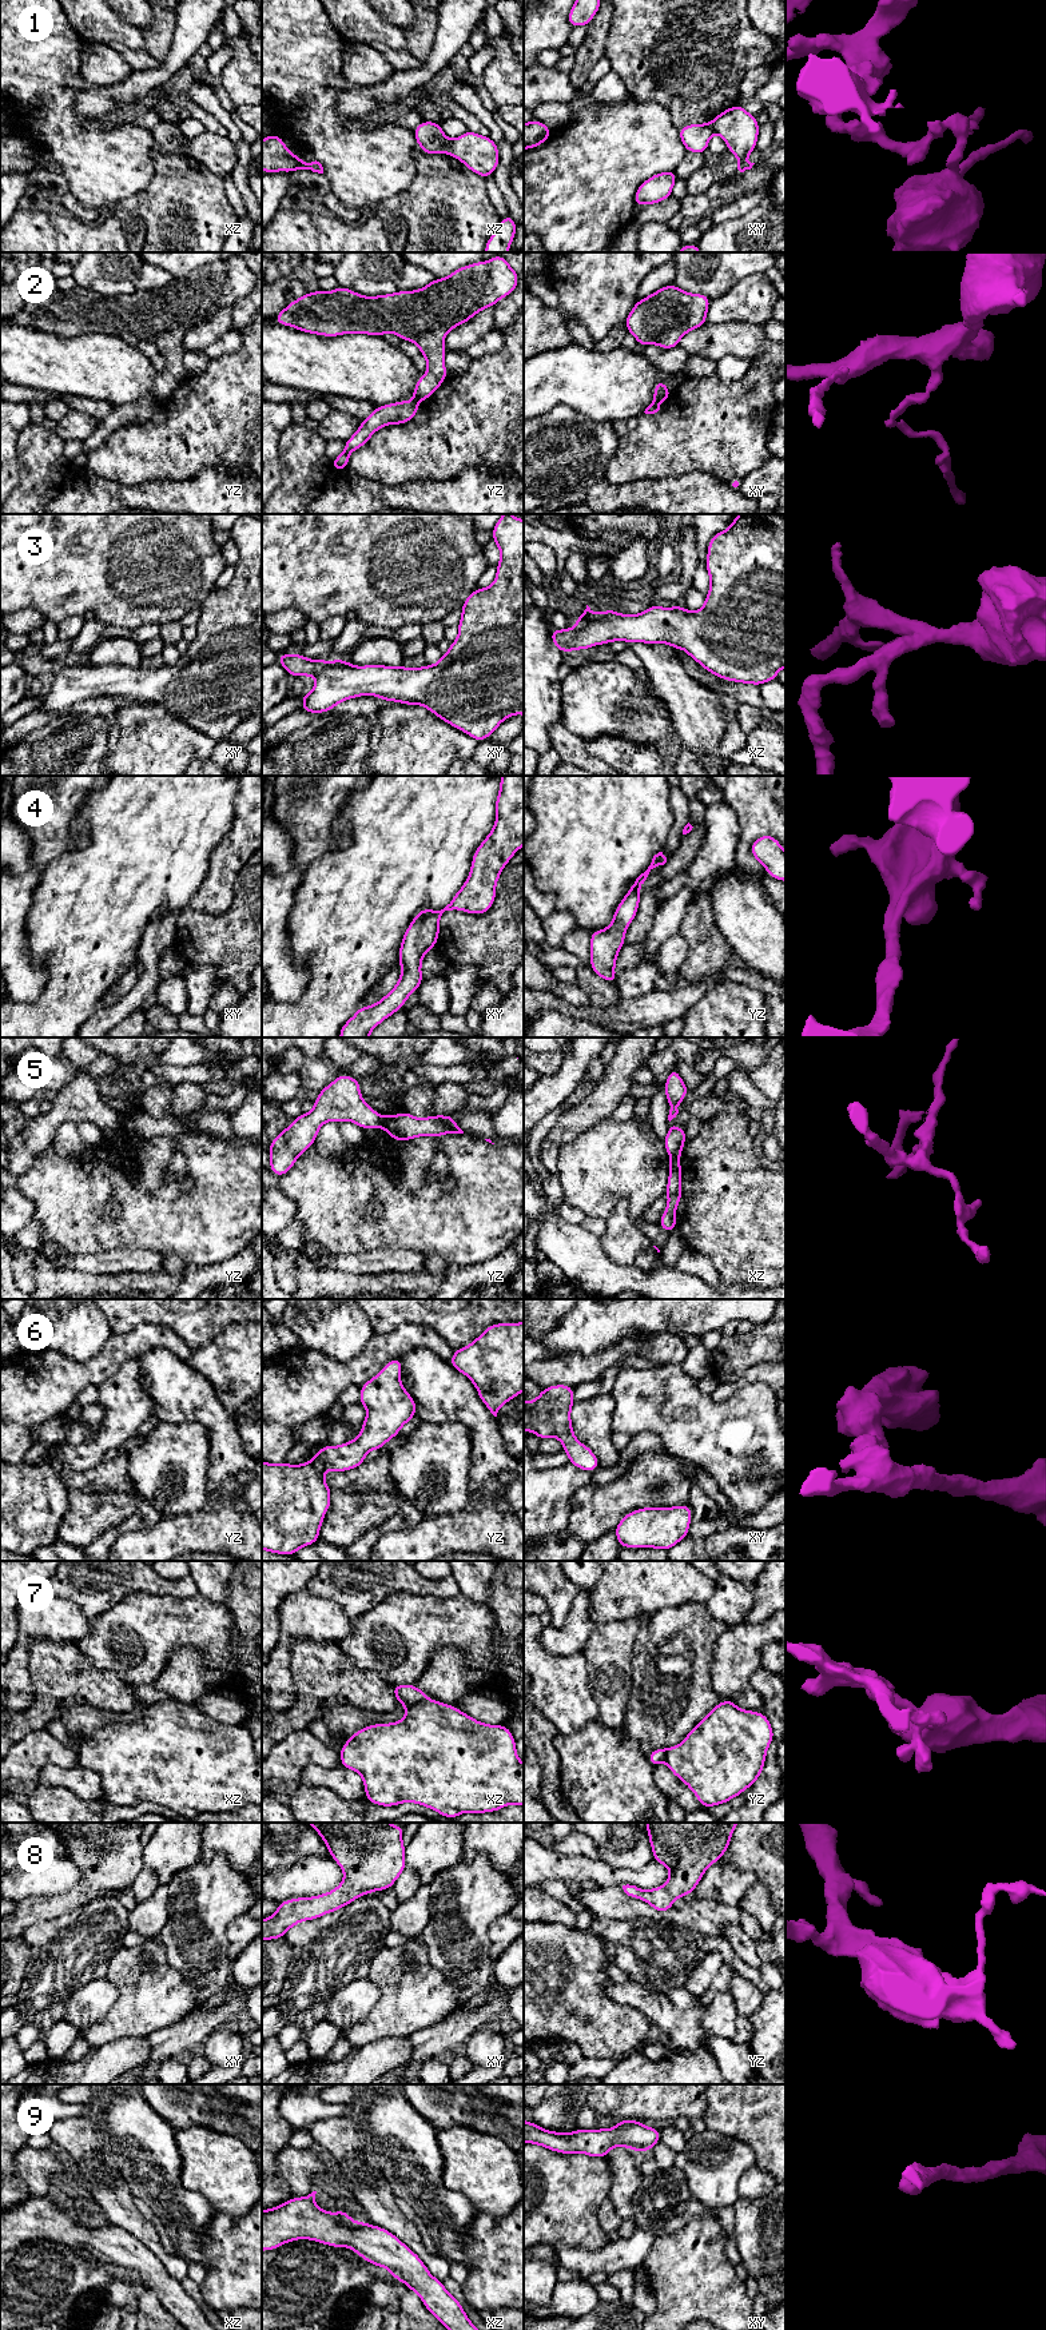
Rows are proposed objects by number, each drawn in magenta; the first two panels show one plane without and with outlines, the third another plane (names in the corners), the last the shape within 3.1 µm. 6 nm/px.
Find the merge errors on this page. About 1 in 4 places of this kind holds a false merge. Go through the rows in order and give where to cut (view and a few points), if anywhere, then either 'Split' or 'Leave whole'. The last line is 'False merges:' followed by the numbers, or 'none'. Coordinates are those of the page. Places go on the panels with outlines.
1: Split along xz (450, 140), (448, 152). Split
2: Split along yz (413, 399), (417, 402). Split
3: No split. Leave whole
4: No split. Leave whole
5: Split along yz (382, 1118), (380, 1126). Split
6: No split. Leave whole
7: Split along xz (425, 1699), (406, 1708). Split
8: No split. Leave whole
9: No split. Leave whole
False merges: 1, 2, 5, 7

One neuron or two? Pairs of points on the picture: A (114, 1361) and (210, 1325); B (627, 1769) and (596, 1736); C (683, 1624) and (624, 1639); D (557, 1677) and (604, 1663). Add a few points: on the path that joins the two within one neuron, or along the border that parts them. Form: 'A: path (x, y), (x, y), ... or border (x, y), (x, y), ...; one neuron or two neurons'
A: border (150, 1323), (168, 1326), (191, 1350); two neurons
B: path (619, 1761), (601, 1744); one neuron
C: border (640, 1628), (635, 1639), (631, 1667); two neurons
D: border (581, 1652), (587, 1663), (587, 1685), (595, 1699); two neurons

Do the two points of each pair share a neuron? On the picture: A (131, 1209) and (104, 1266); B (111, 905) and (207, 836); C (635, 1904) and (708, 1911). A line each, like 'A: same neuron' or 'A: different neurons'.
A: different neurons
B: same neuron
C: same neuron

